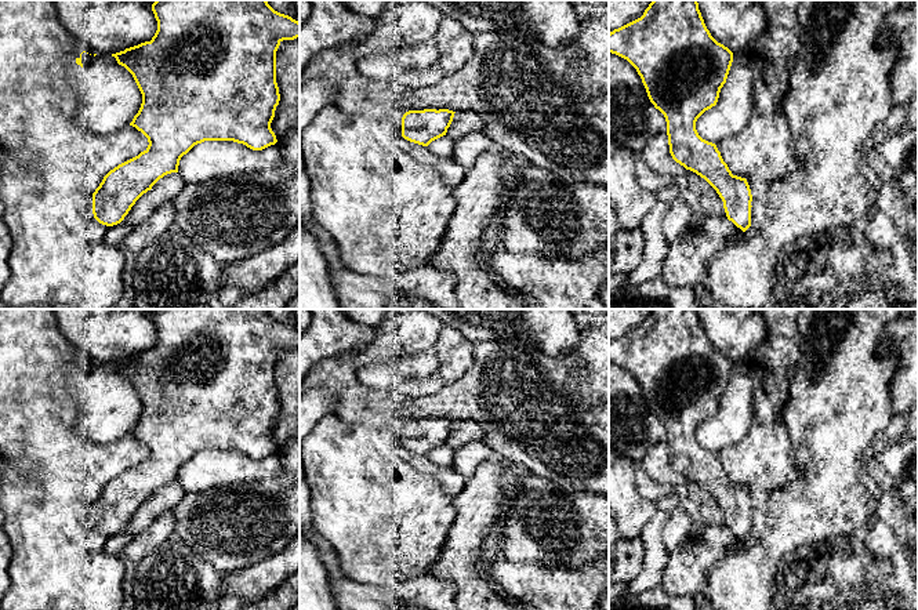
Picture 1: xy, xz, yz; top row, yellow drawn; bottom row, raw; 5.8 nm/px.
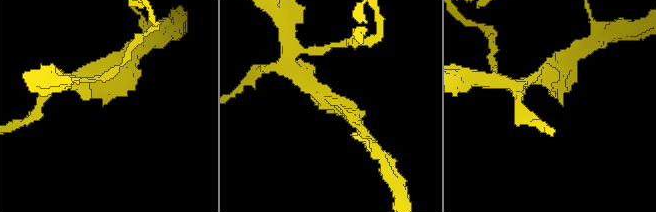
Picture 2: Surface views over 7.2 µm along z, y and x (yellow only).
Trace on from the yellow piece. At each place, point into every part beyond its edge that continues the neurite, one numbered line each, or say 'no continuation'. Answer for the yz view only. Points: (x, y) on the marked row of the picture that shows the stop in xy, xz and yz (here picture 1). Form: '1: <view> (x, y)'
no continuation

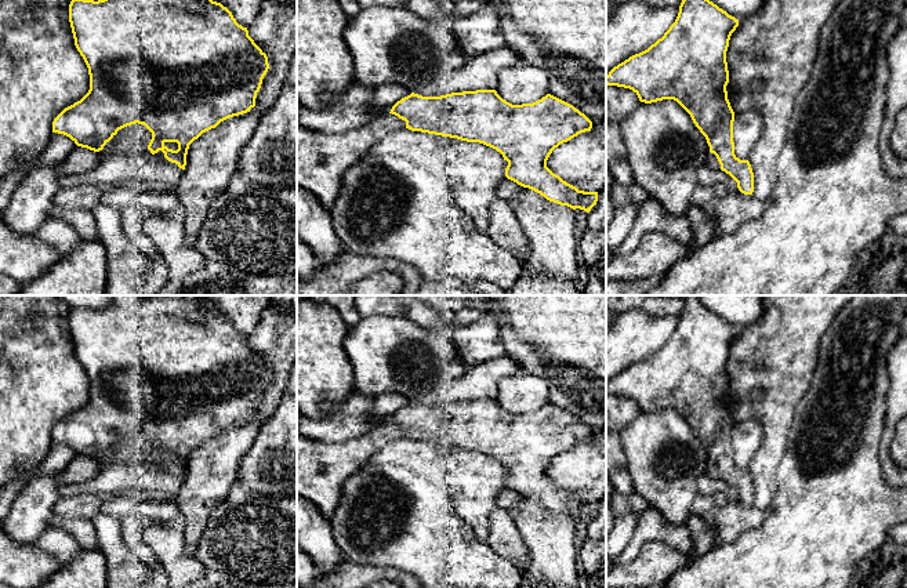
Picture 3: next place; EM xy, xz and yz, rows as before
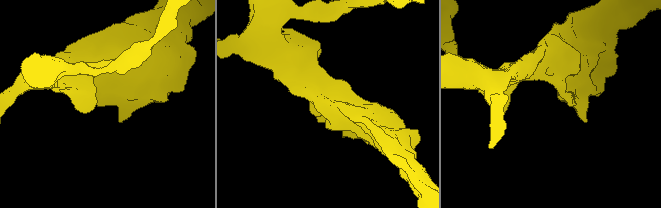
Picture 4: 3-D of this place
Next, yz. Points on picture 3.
no continuation

